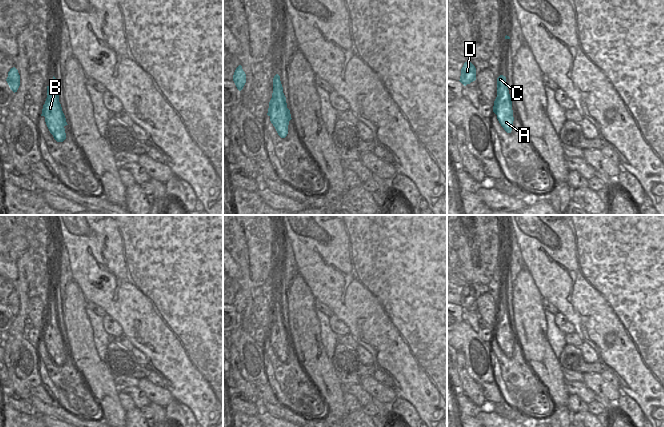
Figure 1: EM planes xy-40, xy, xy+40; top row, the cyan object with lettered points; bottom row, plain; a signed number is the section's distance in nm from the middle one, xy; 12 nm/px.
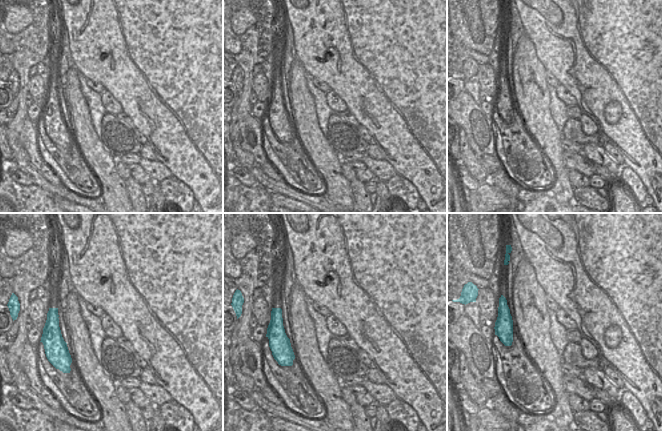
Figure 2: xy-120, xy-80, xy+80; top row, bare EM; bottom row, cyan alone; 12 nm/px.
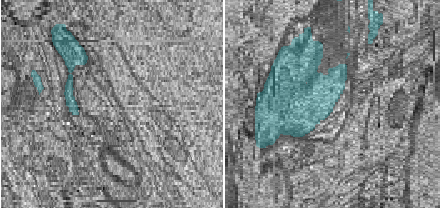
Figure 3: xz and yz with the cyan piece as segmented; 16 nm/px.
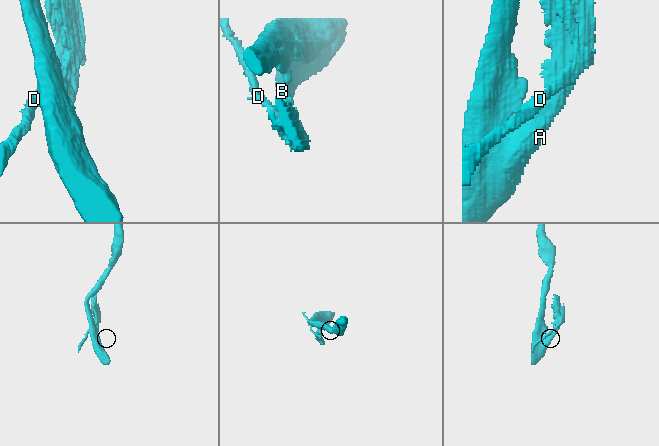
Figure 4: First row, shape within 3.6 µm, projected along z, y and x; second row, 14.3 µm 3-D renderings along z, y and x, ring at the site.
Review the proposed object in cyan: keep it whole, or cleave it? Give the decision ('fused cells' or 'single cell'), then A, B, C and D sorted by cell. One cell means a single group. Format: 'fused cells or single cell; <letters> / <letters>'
fused cells; A B / C D

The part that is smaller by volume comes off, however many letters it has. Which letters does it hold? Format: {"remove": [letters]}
{"remove": ["C", "D"]}

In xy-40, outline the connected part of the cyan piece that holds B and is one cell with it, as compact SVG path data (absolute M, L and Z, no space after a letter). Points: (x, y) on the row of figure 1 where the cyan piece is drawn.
M57 84L53 86L47 86L47 98L43 105L41 116L45 117L46 125L57 142L63 142L66 139L65 115L62 111L61 104L56 101Z

